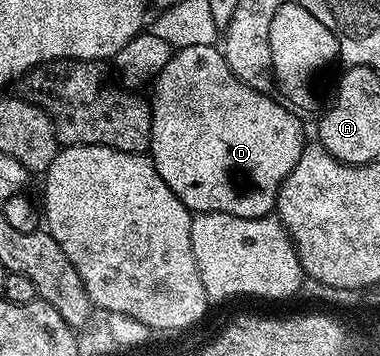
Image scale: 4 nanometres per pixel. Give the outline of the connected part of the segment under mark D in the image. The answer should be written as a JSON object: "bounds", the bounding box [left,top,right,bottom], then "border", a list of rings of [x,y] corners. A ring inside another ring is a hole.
{"bounds":[148,44,306,219],"border":[[[216,44],[204,45],[203,47],[183,47],[176,50],[172,59],[159,71],[159,75],[152,82],[153,97],[151,96],[151,143],[149,144],[148,156],[153,166],[159,171],[163,183],[175,191],[175,195],[189,208],[190,213],[226,213],[243,219],[255,219],[256,217],[270,216],[277,207],[277,192],[282,183],[291,175],[295,163],[299,163],[299,155],[305,149],[306,142],[301,130],[302,118],[292,113],[287,107],[283,107],[273,97],[263,95],[255,91],[247,83],[243,83],[229,70],[229,64],[225,62],[222,50]]]}

